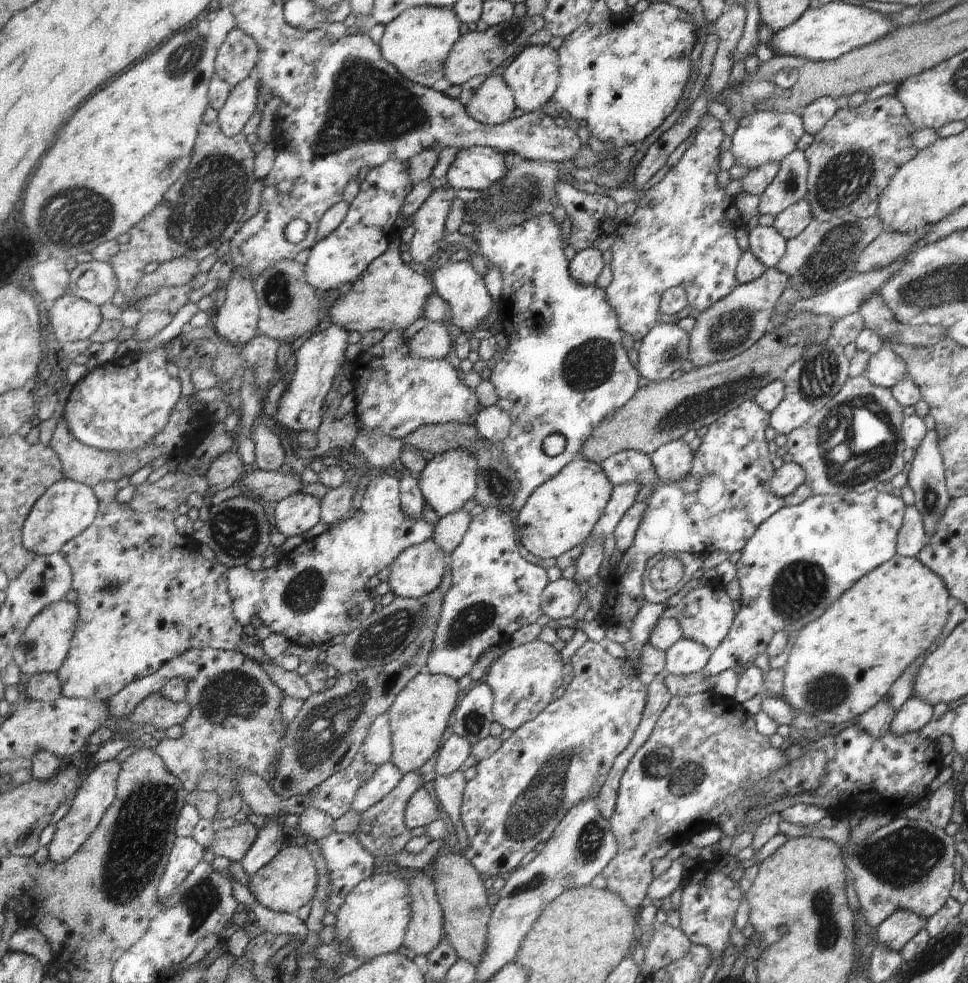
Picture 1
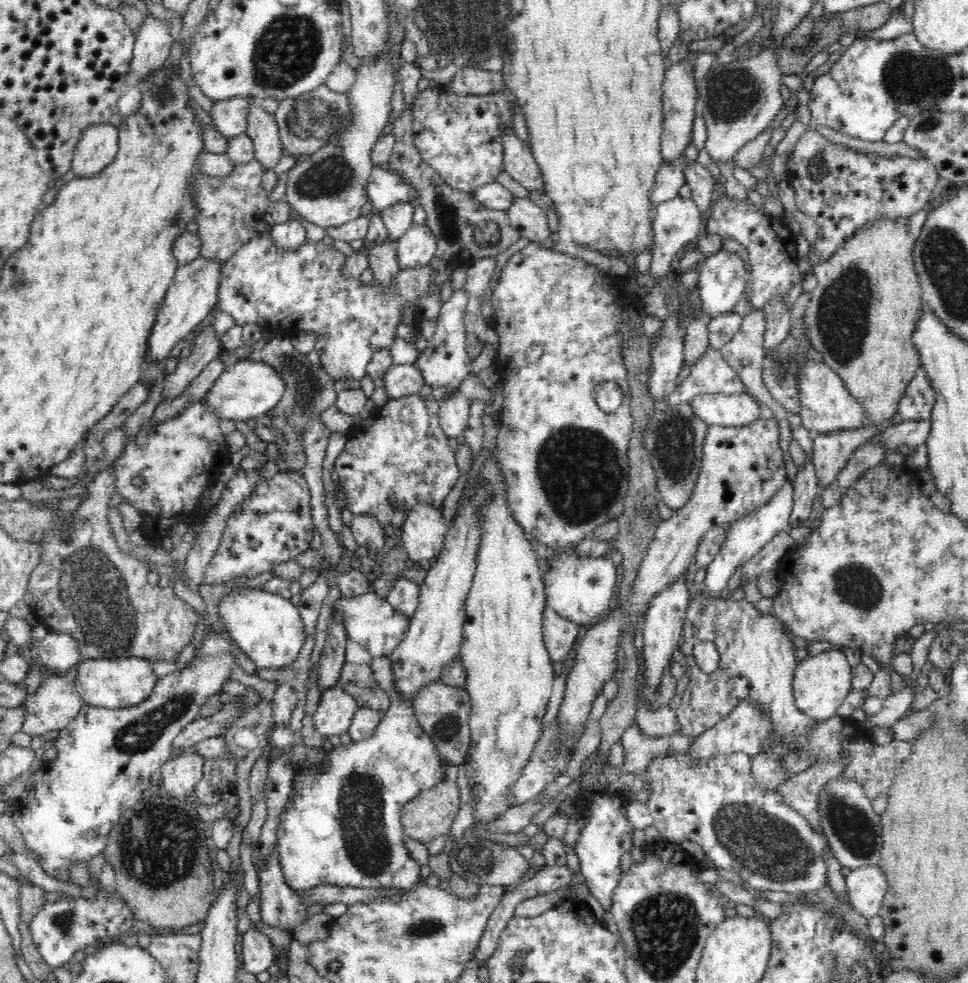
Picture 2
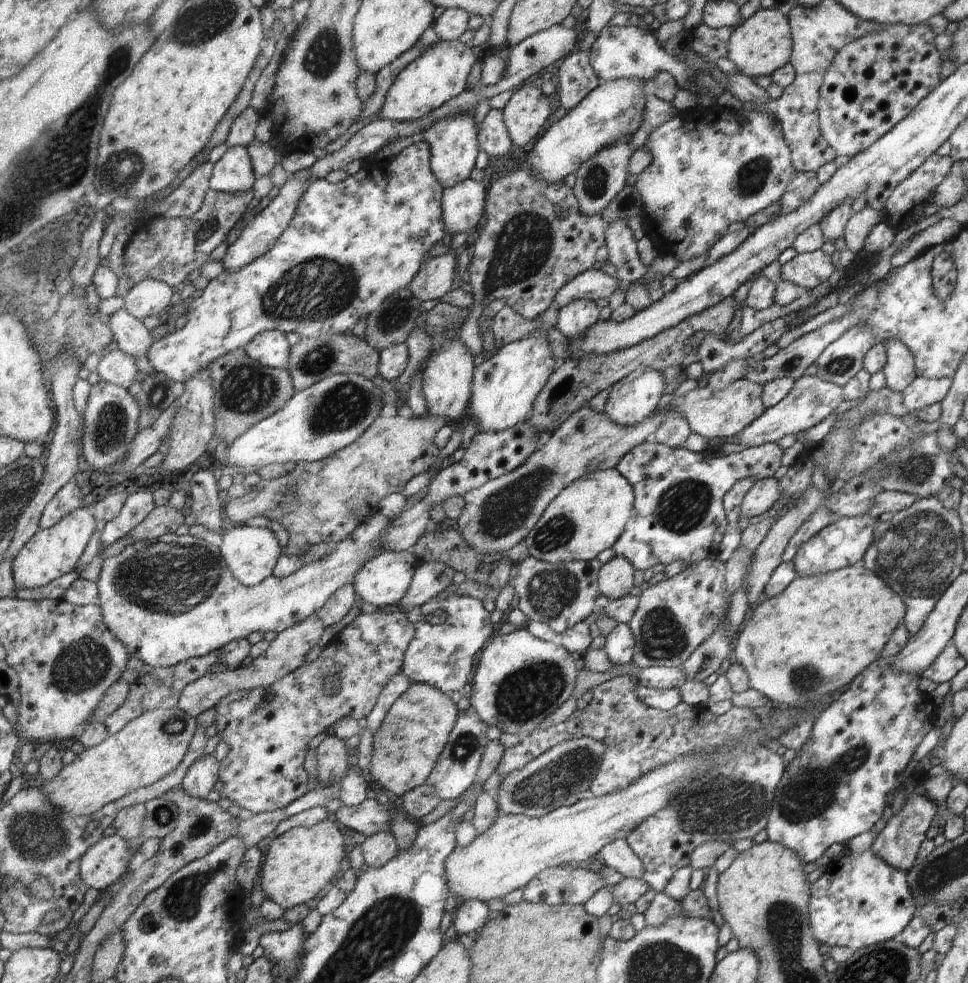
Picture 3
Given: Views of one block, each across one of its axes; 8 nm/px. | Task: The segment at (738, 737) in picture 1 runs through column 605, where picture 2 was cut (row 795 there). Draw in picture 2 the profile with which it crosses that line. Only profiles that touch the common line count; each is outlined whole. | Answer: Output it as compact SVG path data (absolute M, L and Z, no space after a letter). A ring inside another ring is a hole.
M699 591L692 599L694 600L687 608L683 630L684 640L682 640L683 644L679 652L679 656L683 658L687 670L690 672L690 681L685 689L684 698L682 698L682 706L675 710L683 734L700 736L726 718L730 714L730 710L736 709L741 701L752 697L756 704L771 705L770 710L760 708L760 711L763 714L772 715L775 739L779 737L779 740L786 742L790 747L789 750L809 752L815 756L818 763L838 760L849 754L851 761L841 776L854 778L858 782L864 783L866 794L869 794L872 800L882 794L888 794L890 784L894 782L894 776L898 772L899 766L902 766L903 759L910 754L911 742L894 739L885 745L877 745L864 730L864 726L852 722L850 717L842 718L836 715L828 720L817 722L812 717L806 716L795 704L793 680L800 661L796 658L796 646L792 642L792 636L788 632L790 628L786 627L786 623L782 623L782 619L778 619L778 615L774 615L774 613L758 612L756 605L747 602L746 598L744 600L724 600L719 597L712 599ZM704 641L715 642L720 653L719 666L714 672L704 672L693 655L695 644Z

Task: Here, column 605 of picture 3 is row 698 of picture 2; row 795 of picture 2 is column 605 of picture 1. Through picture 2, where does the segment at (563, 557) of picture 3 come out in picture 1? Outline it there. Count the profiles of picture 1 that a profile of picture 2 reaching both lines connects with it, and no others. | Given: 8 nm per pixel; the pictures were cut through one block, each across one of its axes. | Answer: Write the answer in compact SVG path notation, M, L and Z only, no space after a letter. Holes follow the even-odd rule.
M585 458L573 460L555 478L539 486L518 511L522 546L542 560L558 559L575 547L585 545L606 513L615 487L602 464Z

